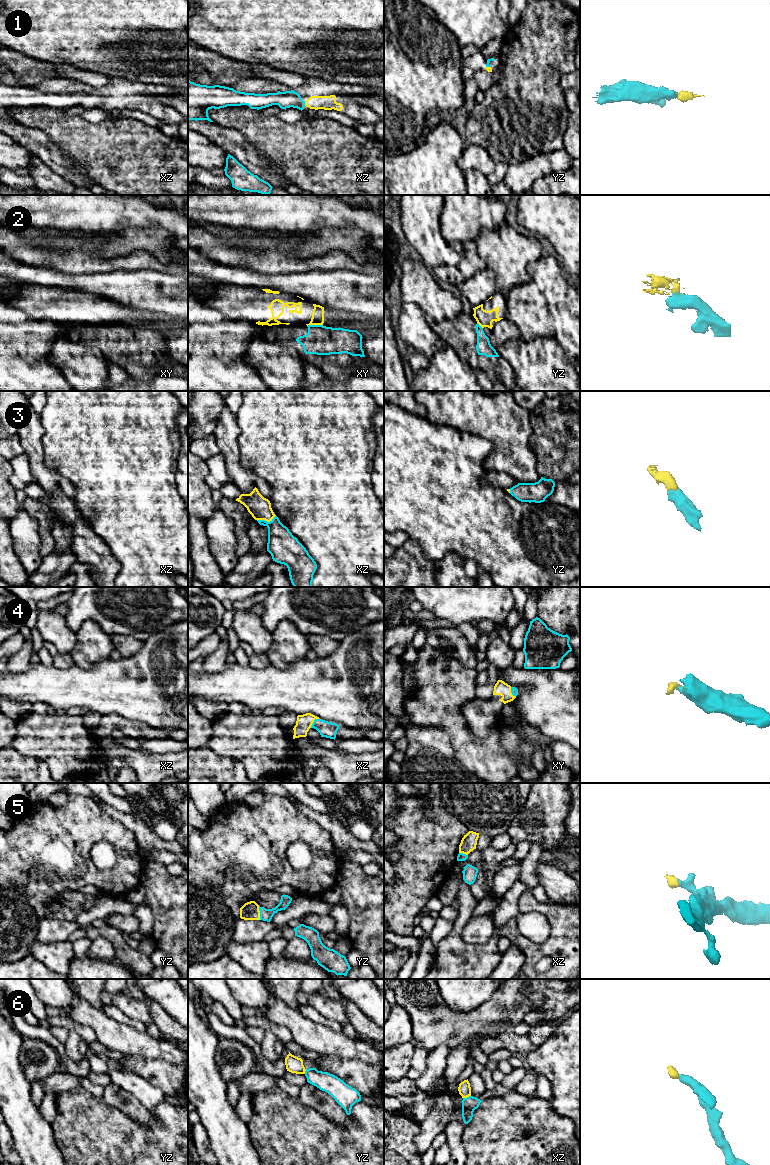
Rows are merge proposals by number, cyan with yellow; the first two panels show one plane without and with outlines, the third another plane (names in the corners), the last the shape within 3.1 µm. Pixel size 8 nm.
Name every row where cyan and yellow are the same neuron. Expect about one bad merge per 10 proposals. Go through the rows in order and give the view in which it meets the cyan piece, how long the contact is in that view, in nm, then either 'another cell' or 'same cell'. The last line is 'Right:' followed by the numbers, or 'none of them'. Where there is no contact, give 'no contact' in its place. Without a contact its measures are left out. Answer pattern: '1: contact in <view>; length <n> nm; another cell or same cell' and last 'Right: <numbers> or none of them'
1: contact in xz; length 40 nm; same cell
2: contact in xy; length 130 nm; another cell
3: contact in xz; length 160 nm; same cell
4: contact in xz; length 110 nm; same cell
5: contact in yz; length 110 nm; same cell
6: contact in xz; length 70 nm; same cell
Right: 1, 3, 4, 5, 6

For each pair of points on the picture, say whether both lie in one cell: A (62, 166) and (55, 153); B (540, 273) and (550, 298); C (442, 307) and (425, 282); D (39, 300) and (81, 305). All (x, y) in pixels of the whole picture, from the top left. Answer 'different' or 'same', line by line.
A: same
B: same
C: same
D: same

